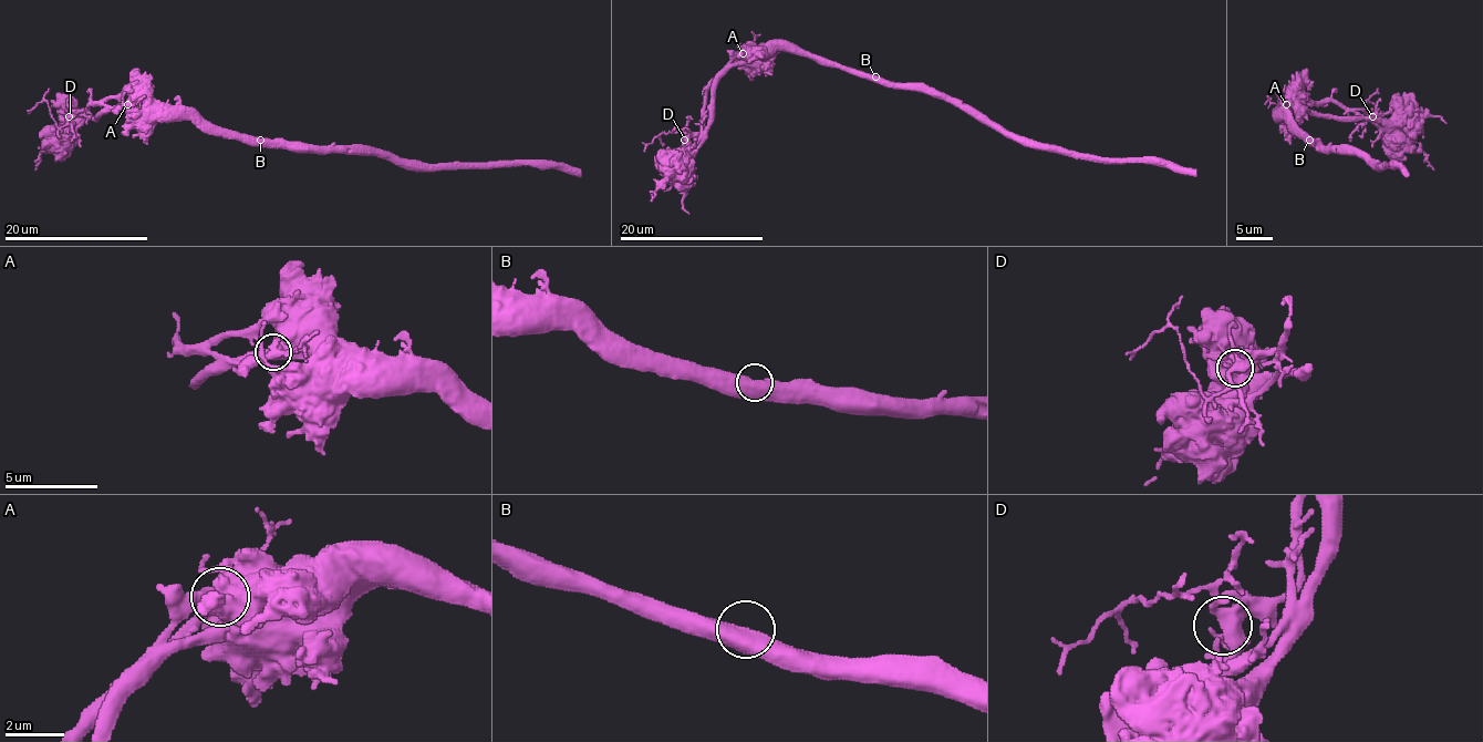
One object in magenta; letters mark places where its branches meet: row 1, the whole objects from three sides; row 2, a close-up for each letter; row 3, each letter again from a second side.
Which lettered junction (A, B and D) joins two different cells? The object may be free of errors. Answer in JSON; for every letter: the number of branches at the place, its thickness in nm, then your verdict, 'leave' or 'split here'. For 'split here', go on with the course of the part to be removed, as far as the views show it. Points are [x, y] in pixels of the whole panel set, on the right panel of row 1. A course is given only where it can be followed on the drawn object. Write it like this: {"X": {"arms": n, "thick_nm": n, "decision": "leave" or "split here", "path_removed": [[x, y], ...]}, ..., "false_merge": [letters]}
{"A": {"arms": 5, "thick_nm": 360, "decision": "split here", "path_removed": [[1285, 103], [1305, 107], [1338, 102], [1381, 129], [1410, 129], [1416, 134], [1413, 145], [1433, 171]]}, "B": {"arms": 2, "thick_nm": 650, "decision": "leave"}, "D": {"arms": 7, "thick_nm": 400, "decision": "leave"}, "false_merge": ["A"]}

